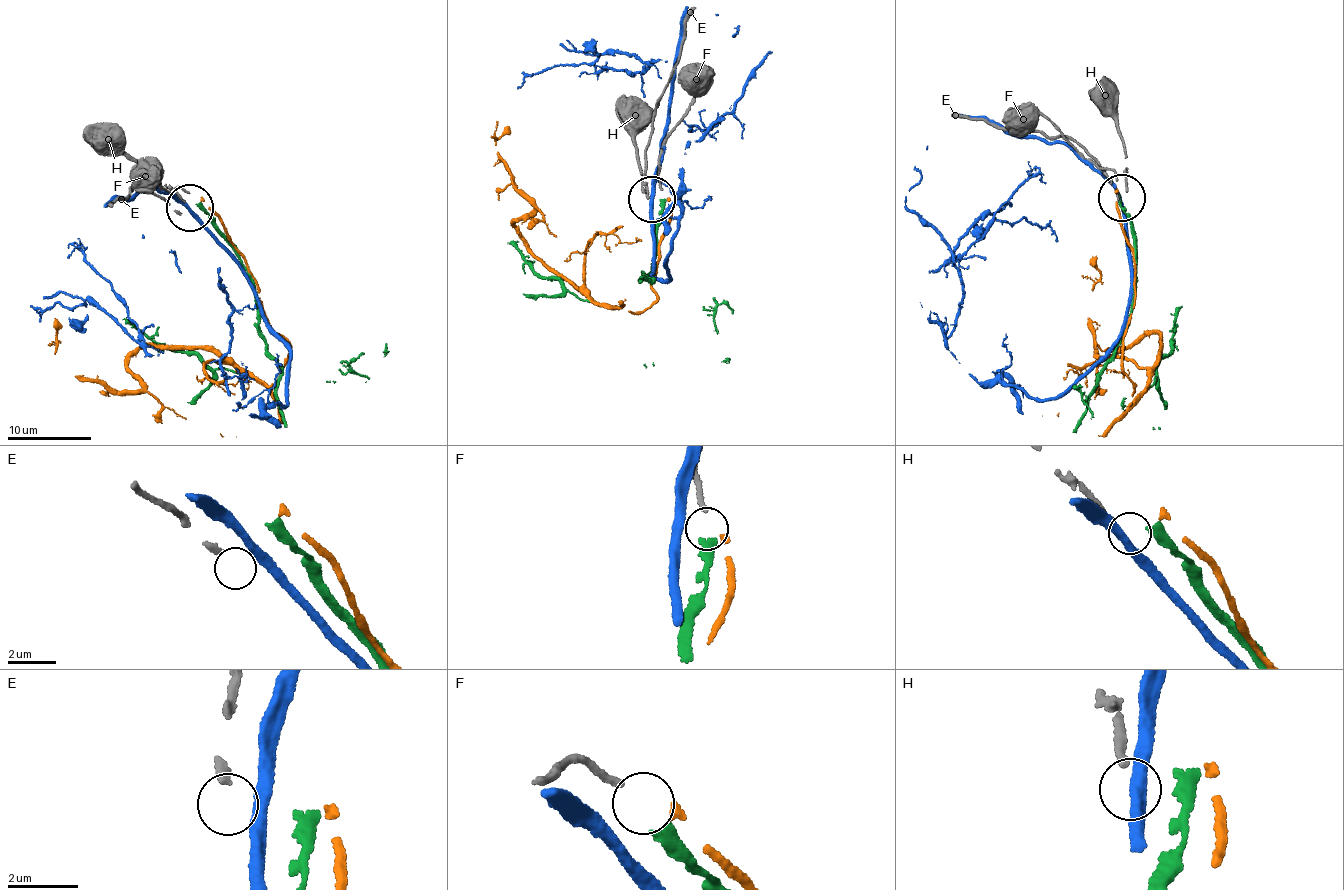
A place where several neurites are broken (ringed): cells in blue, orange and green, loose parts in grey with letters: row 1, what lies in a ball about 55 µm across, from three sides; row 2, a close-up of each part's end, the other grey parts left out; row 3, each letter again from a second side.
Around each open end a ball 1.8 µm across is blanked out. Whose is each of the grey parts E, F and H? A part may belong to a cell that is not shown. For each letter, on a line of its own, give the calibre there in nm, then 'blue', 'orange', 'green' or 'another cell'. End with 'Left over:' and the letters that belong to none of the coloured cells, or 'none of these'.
E: 240 nm thick; another cell
F: 200 nm thick; orange
H: 220 nm thick; another cell
Left over: E, H

